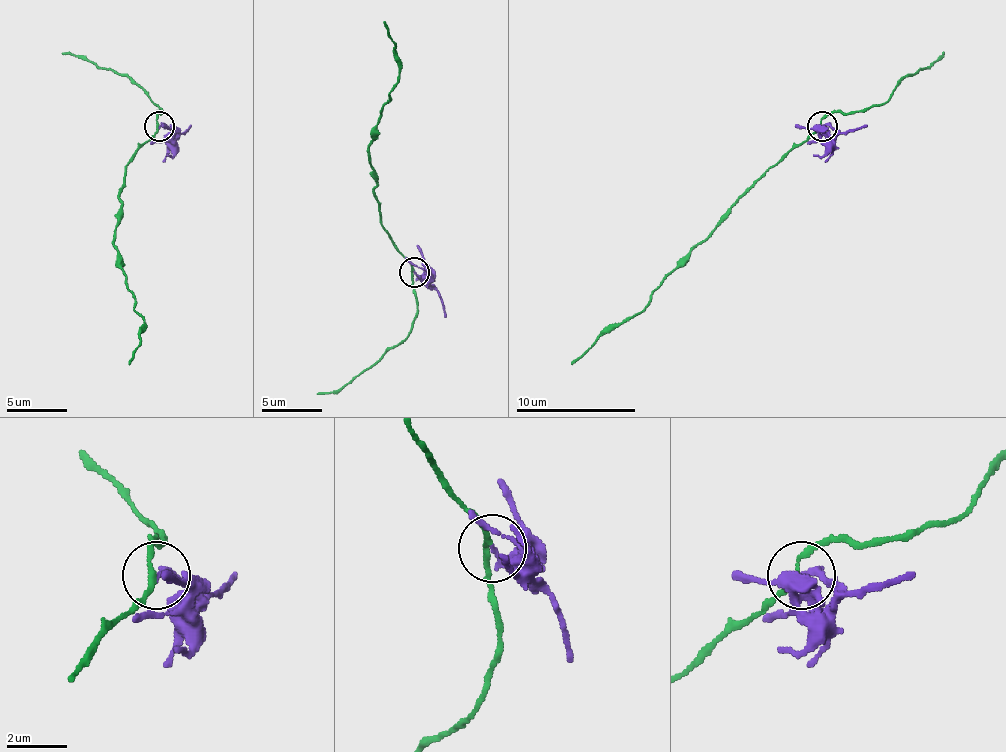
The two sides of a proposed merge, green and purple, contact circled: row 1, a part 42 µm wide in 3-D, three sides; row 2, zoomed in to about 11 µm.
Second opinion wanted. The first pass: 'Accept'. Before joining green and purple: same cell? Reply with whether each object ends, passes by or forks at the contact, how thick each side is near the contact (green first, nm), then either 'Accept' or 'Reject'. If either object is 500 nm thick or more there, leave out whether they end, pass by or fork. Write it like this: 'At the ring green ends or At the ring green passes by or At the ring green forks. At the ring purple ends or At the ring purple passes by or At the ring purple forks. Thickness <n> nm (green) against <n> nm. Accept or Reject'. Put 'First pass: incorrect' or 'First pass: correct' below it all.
At the ring green passes by. At the ring purple ends. Thickness 140 nm (green) against 200 nm. Reject
First pass: incorrect

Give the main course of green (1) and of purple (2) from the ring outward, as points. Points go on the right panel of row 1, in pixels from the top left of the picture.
1: (820, 125), (775, 164), (652, 293), (643, 308), (607, 329), (571, 365)
2: (823, 125), (841, 134), (868, 125)

